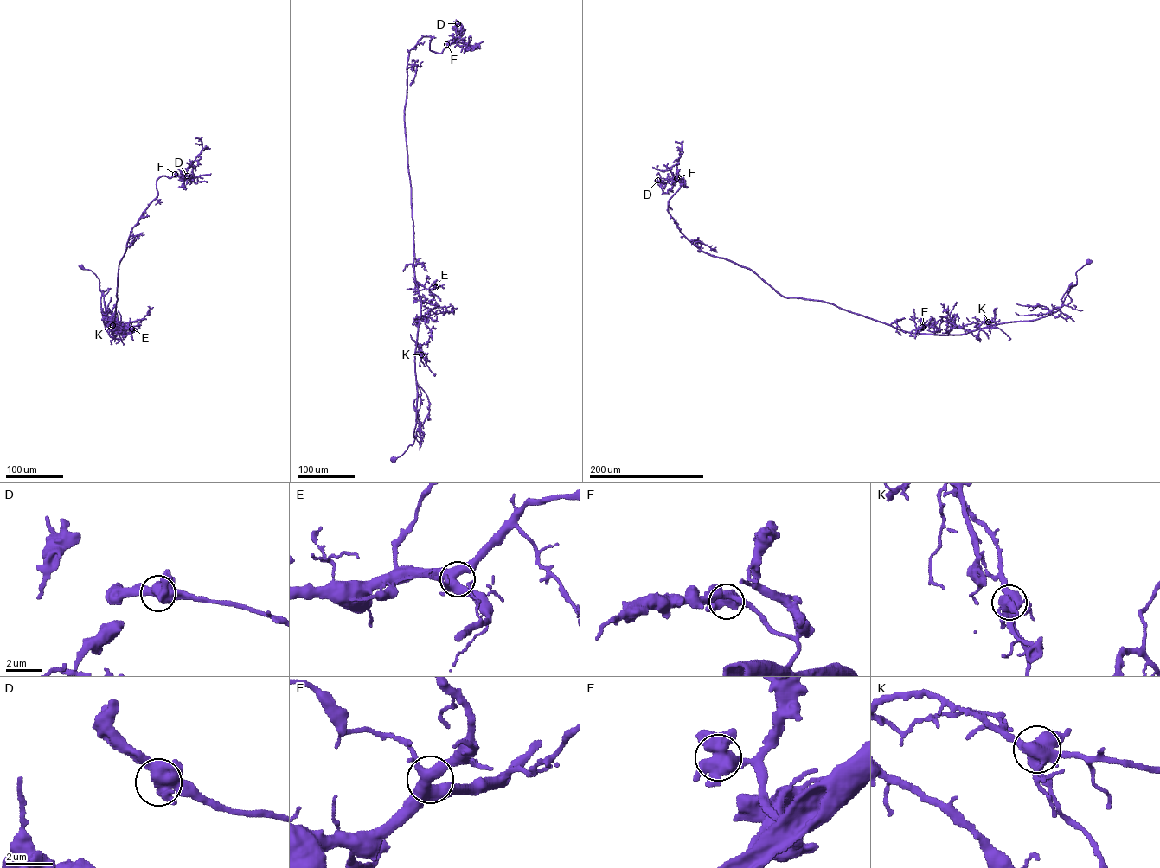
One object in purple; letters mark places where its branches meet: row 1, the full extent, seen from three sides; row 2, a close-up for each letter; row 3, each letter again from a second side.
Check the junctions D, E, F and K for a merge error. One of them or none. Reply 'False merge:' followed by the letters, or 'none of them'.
False merge: K

